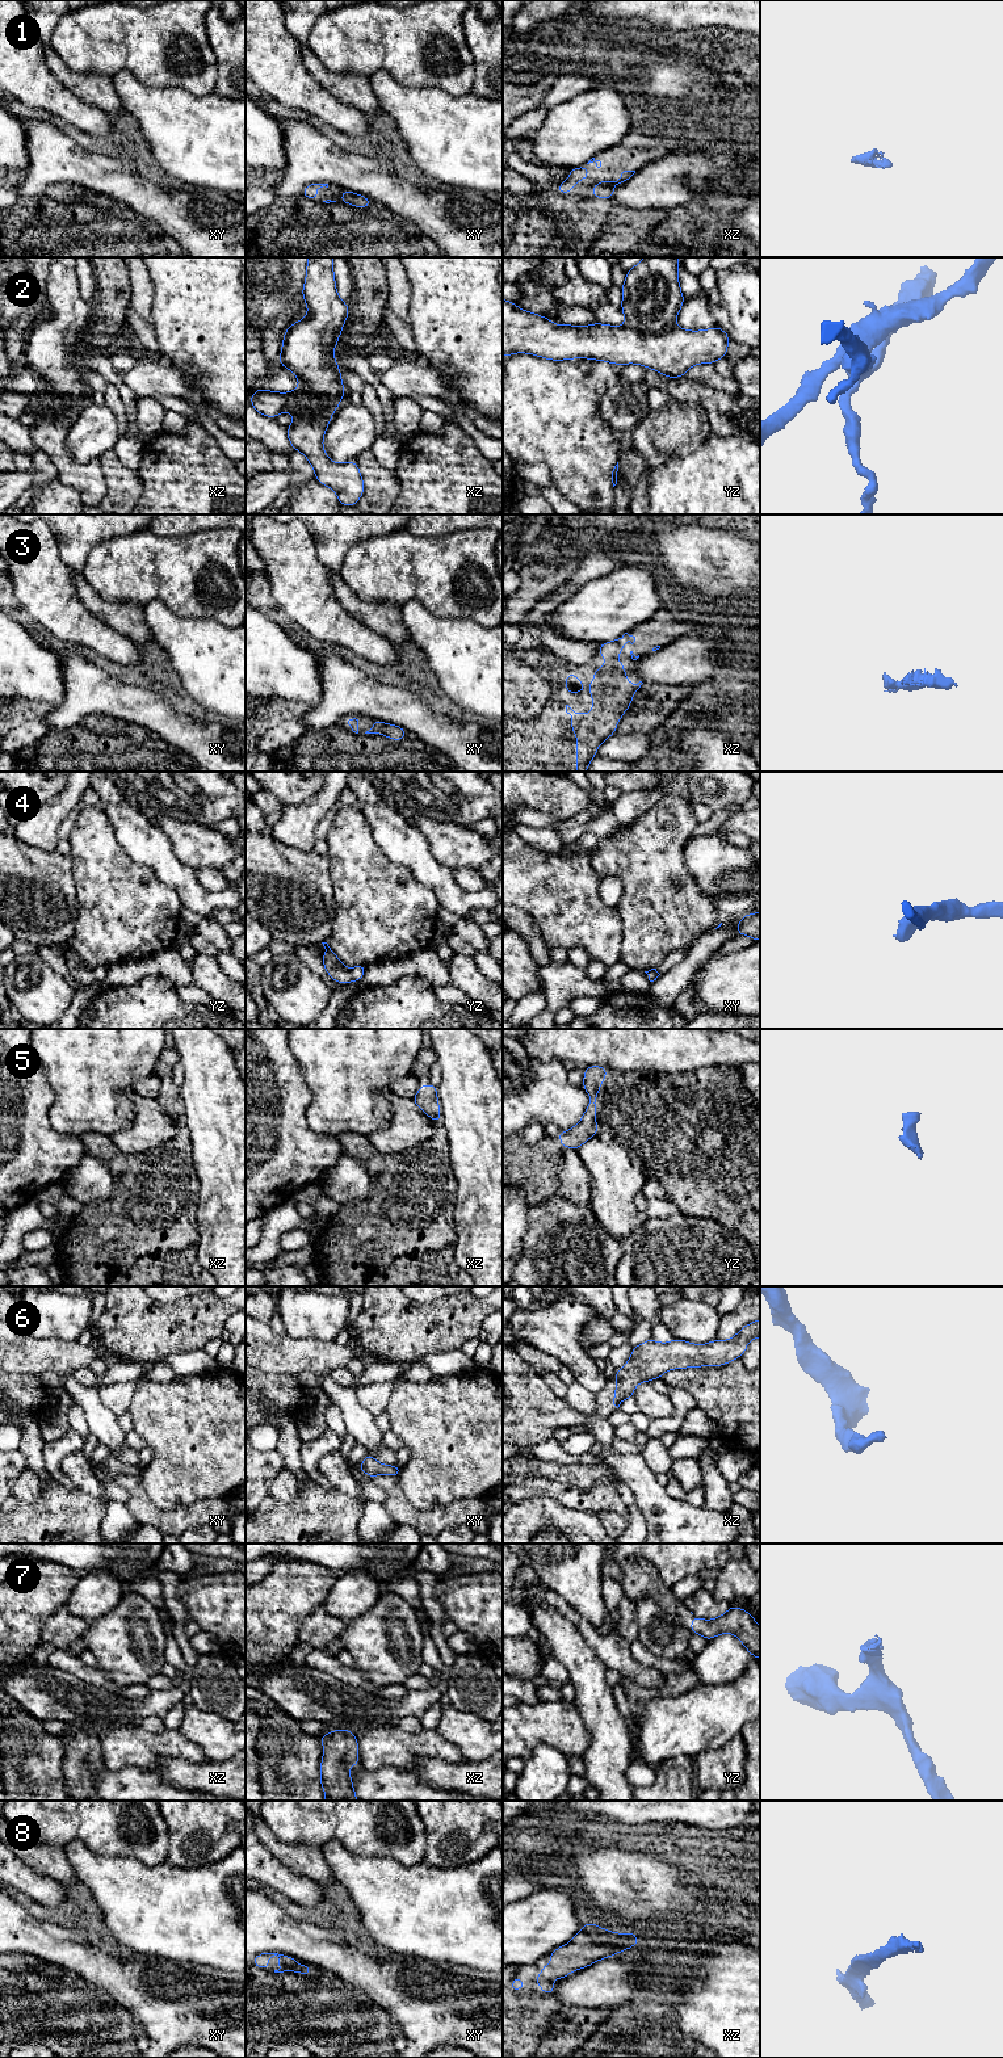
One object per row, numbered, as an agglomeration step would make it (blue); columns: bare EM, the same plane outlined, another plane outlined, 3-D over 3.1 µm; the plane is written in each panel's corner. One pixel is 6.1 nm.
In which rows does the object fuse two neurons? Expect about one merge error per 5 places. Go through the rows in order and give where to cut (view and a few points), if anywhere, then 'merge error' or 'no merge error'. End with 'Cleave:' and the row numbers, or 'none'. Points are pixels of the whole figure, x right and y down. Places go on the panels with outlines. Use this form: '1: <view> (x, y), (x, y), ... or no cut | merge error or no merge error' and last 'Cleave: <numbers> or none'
1: no cut | no merge error
2: xz (301, 387), (315, 398), (315, 410), (296, 419) | merge error
3: no cut | no merge error
4: no cut | no merge error
5: no cut | no merge error
6: no cut | no merge error
7: no cut | no merge error
8: no cut | no merge error
Cleave: 2

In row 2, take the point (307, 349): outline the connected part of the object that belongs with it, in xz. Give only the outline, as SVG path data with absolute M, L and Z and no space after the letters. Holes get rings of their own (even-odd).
M309 257L302 298L309 314L285 331L278 365L291 370L299 388L316 398L316 411L297 417L288 427L288 440L294 450L306 455L315 479L332 488L341 505L354 507L364 495L356 461L335 463L323 450L323 434L345 396L333 348L349 308L336 293L333 257Z

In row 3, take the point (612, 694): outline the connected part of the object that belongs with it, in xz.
M625 633L609 643L600 643L597 654L607 658L604 667L595 669L589 690L592 692L592 714L578 714L568 705L566 713L571 715L571 734L576 736L576 772L586 772L595 759L599 746L616 734L616 726L622 714L631 705L634 693L643 684L629 684L624 664L616 658L624 651L624 642L631 644L635 637Z

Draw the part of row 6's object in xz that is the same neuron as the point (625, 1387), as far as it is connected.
M760 1319L744 1326L731 1340L713 1340L697 1345L673 1339L671 1343L658 1343L650 1339L633 1348L625 1366L616 1372L616 1395L613 1404L633 1396L638 1382L658 1379L670 1369L691 1366L722 1366L746 1352L747 1343L760 1339Z

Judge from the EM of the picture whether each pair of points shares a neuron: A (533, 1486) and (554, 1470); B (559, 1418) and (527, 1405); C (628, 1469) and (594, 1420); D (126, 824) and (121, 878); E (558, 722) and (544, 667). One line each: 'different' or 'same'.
A: different
B: same
C: same
D: different
E: same

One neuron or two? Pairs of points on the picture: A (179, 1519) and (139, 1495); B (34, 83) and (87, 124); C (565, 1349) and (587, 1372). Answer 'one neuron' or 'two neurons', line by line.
A: one neuron
B: one neuron
C: one neuron

